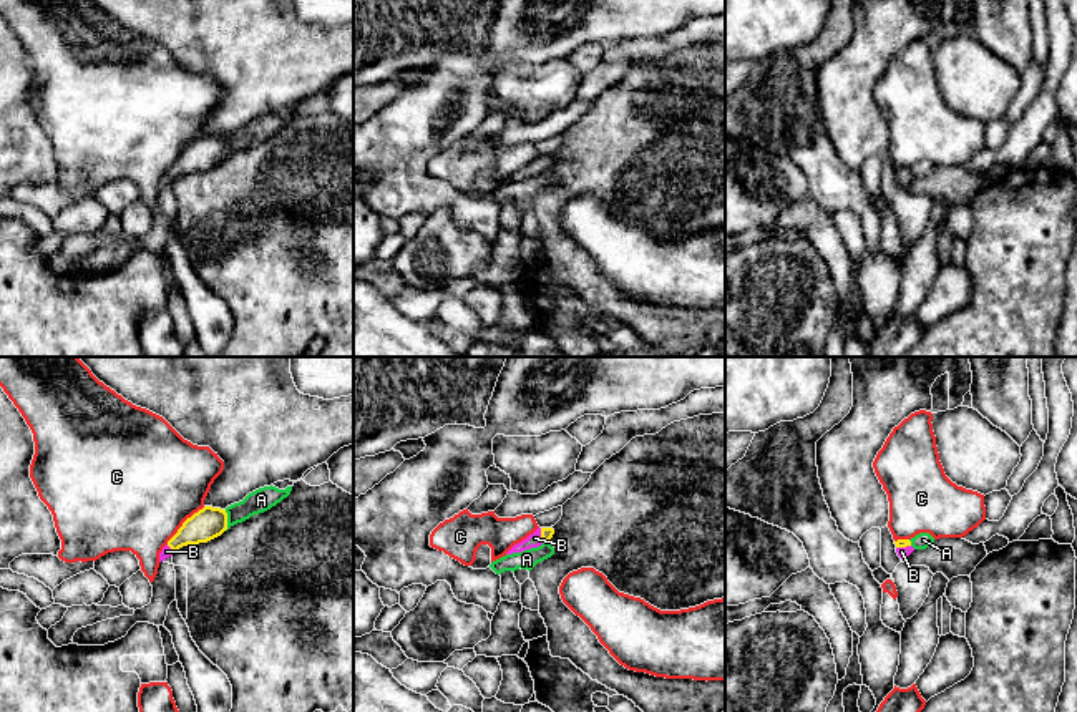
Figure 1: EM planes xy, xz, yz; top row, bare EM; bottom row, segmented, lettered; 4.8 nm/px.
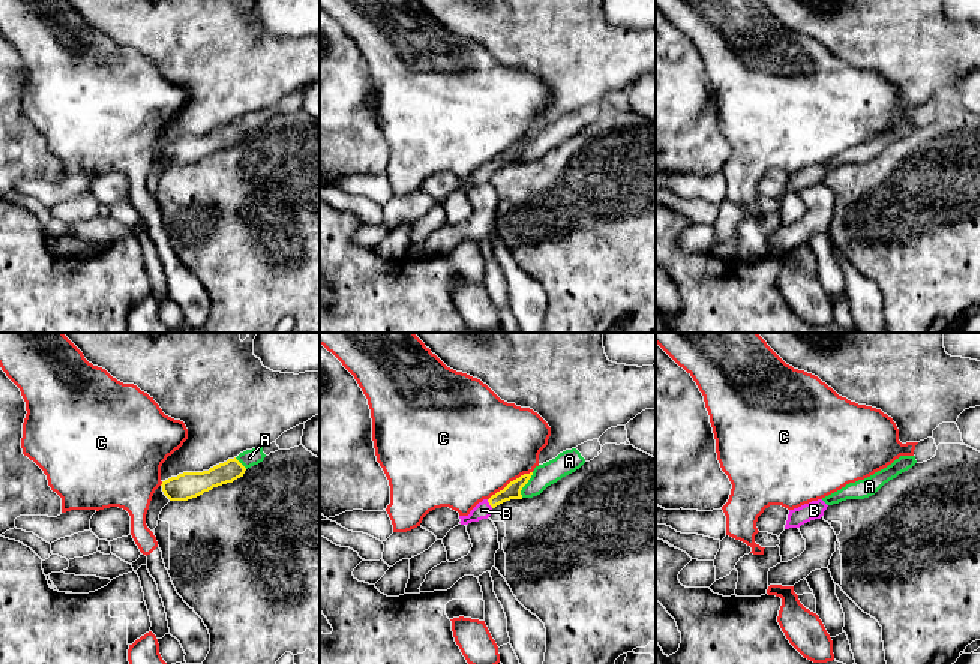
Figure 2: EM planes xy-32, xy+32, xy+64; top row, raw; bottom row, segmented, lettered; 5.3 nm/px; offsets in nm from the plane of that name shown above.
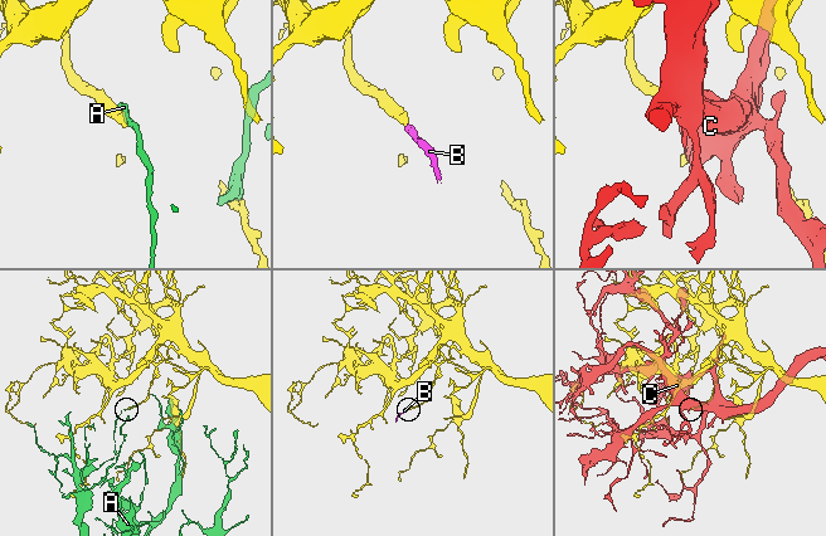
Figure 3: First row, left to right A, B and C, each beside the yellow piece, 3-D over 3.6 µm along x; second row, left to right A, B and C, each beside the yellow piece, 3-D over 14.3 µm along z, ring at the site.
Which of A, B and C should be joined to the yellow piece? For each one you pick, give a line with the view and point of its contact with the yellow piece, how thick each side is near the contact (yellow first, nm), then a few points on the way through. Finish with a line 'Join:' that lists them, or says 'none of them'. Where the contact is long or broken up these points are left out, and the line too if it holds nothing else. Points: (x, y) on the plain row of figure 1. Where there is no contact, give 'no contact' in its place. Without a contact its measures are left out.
B: contact xz (541, 163); calibres 60 and 70 nm; way xz (546, 161), (541, 163), (535, 168)
Join: B

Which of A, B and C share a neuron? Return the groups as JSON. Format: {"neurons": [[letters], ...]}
{"neurons": [["A"], ["B"], ["C"]]}

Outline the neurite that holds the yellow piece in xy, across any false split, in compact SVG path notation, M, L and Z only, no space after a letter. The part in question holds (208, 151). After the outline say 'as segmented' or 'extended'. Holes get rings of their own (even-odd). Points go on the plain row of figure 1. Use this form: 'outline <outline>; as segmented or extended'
outline M204 134L188 146L178 161L159 181L159 191L173 184L183 174L207 171L227 158L227 141L221 136Z; extended

